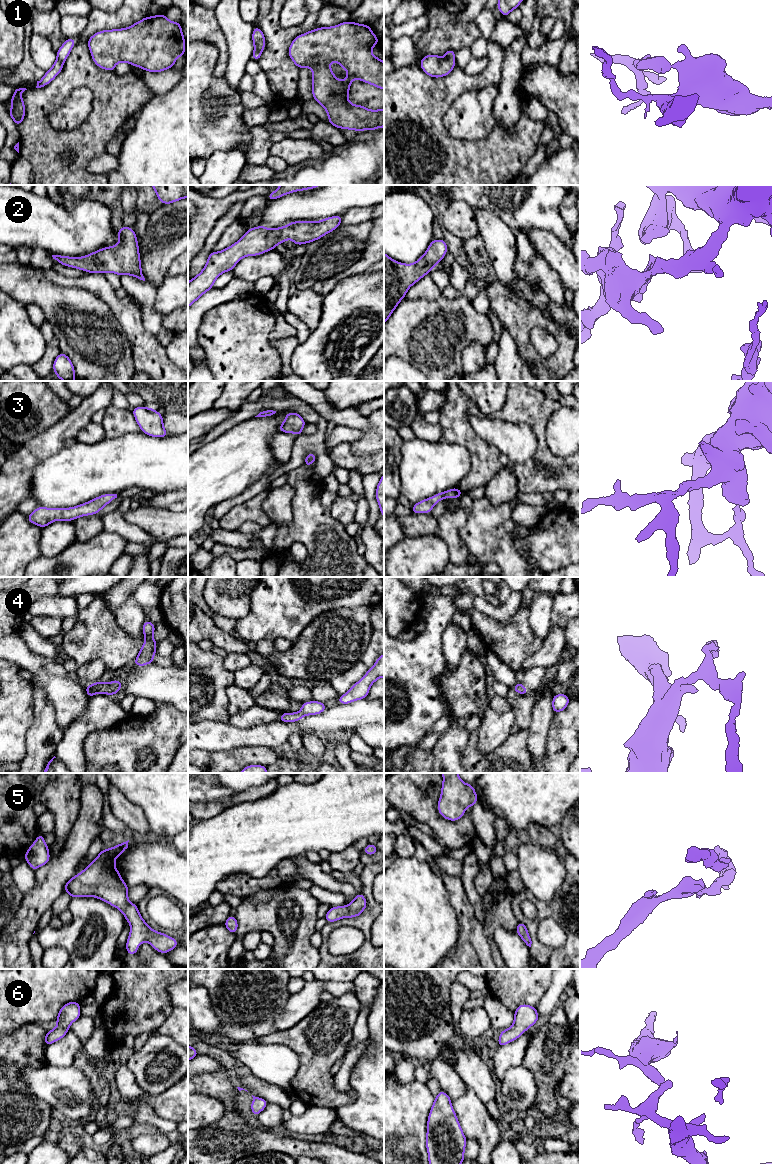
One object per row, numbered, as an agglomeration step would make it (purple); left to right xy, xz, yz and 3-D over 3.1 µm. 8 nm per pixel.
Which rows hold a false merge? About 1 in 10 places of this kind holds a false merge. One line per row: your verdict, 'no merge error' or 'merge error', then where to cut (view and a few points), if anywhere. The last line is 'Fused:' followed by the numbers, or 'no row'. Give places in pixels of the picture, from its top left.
1: no merge error; no cut
2: no merge error; no cut
3: no merge error; no cut
4: no merge error; no cut
5: no merge error; no cut
6: no merge error; no cut
Fused: no row

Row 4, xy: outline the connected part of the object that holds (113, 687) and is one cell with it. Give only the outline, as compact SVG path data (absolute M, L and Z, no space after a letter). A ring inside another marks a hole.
M99 680L92 685L86 685L85 689L87 696L90 699L93 695L97 693L107 694L109 696L113 694L118 694L122 685L123 683L120 680L112 680L107 684Z

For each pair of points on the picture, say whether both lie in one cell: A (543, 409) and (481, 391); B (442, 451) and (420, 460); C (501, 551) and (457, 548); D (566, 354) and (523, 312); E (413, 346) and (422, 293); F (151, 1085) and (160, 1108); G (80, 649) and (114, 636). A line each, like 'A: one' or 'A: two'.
A: two
B: one
C: two
D: one
E: two
F: two
G: one

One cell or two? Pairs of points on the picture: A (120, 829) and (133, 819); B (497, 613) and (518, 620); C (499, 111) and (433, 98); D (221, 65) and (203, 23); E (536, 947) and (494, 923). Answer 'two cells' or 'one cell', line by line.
A: two cells
B: two cells
C: two cells
D: one cell
E: two cells

